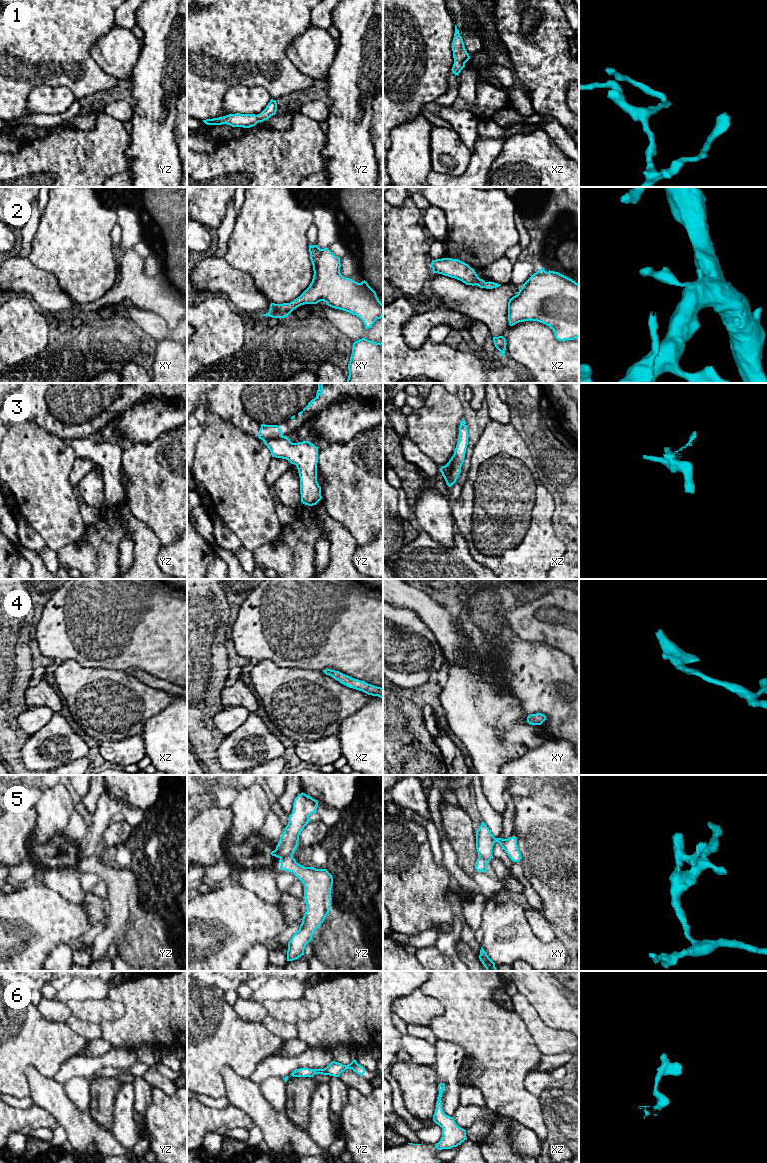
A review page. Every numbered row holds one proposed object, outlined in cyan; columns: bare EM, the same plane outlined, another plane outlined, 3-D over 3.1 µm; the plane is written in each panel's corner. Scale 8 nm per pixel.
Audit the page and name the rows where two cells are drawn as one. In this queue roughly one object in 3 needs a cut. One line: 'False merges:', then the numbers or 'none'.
False merges: 3, 5

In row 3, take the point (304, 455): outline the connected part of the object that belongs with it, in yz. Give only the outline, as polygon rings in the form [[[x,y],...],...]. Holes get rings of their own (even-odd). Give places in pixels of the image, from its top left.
[[[285,436],[263,441],[272,457],[286,459],[297,467],[301,502],[308,506],[316,505],[322,499],[321,487],[317,482],[318,447],[309,441],[292,443]]]

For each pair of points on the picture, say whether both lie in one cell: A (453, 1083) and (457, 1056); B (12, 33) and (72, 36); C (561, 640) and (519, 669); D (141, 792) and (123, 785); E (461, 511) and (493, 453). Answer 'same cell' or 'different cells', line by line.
A: same cell
B: same cell
C: different cells
D: same cell
E: same cell

